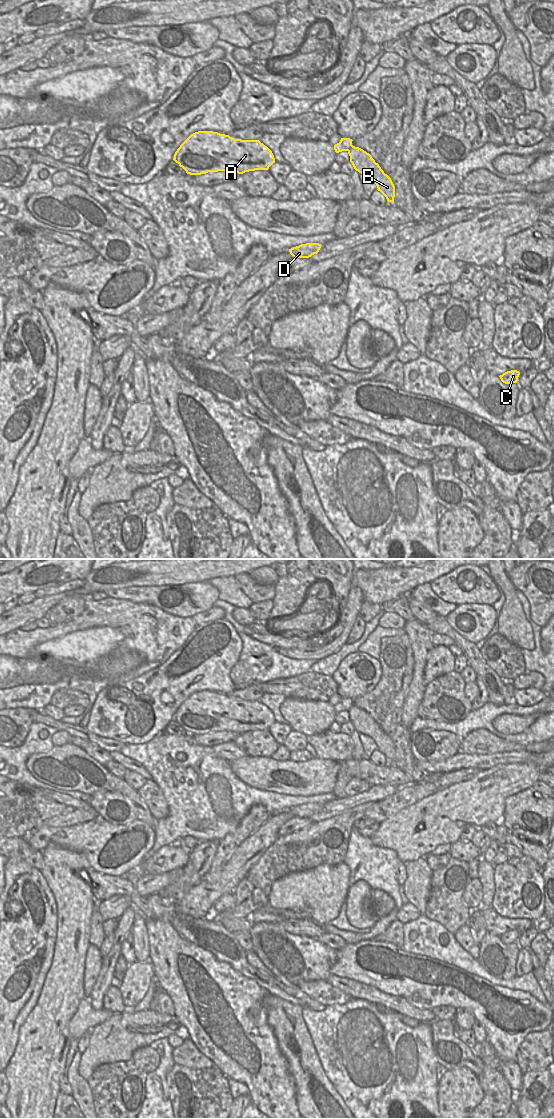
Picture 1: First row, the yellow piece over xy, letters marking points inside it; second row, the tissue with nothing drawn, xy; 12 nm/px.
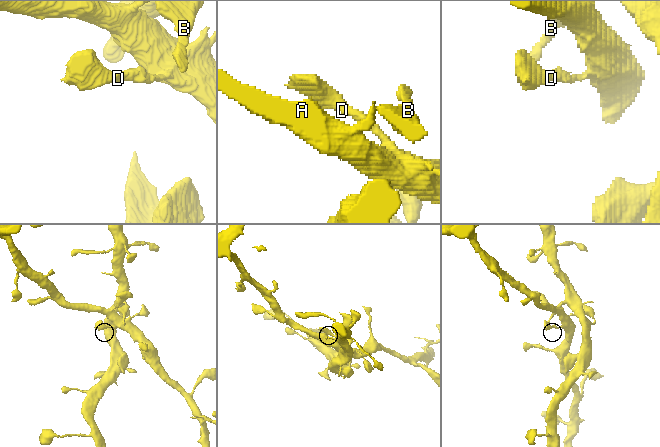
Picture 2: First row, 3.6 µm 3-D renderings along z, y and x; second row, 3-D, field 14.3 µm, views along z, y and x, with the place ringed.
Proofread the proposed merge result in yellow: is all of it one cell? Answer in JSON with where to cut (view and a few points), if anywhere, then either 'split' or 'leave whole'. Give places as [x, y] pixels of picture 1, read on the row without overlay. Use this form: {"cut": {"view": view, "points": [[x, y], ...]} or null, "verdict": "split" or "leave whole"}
{"cut": {"view": "xy", "points": [[352, 705], [347, 710]]}, "verdict": "split"}

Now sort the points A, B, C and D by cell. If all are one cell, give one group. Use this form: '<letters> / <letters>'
A C D / B

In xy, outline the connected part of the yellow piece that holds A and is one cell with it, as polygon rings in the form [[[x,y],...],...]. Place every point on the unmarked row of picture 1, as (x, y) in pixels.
[[[213,691],[191,694],[177,709],[173,720],[190,735],[218,731],[243,734],[268,730],[275,723],[272,711],[259,700],[234,699]]]

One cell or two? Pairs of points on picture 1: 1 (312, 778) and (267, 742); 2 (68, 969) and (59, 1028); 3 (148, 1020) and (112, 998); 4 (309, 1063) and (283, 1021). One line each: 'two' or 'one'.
1: two
2: one
3: two
4: one

